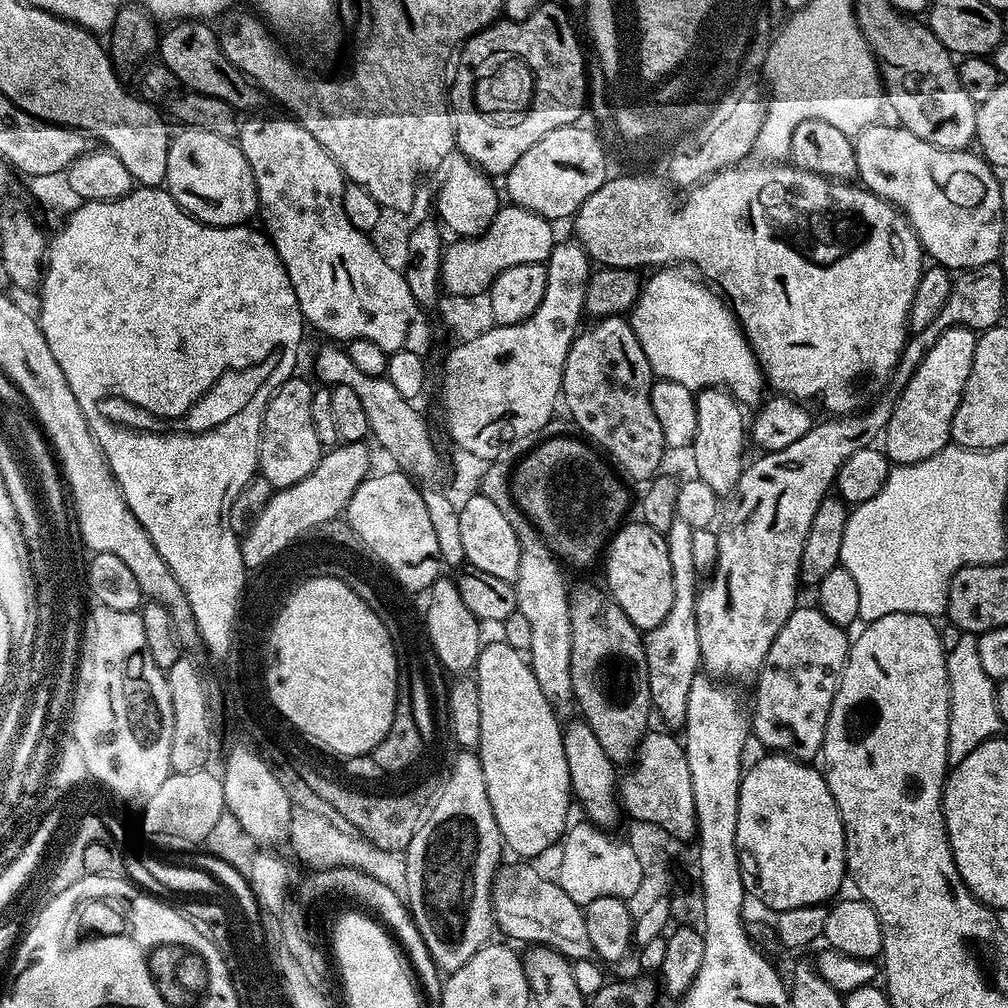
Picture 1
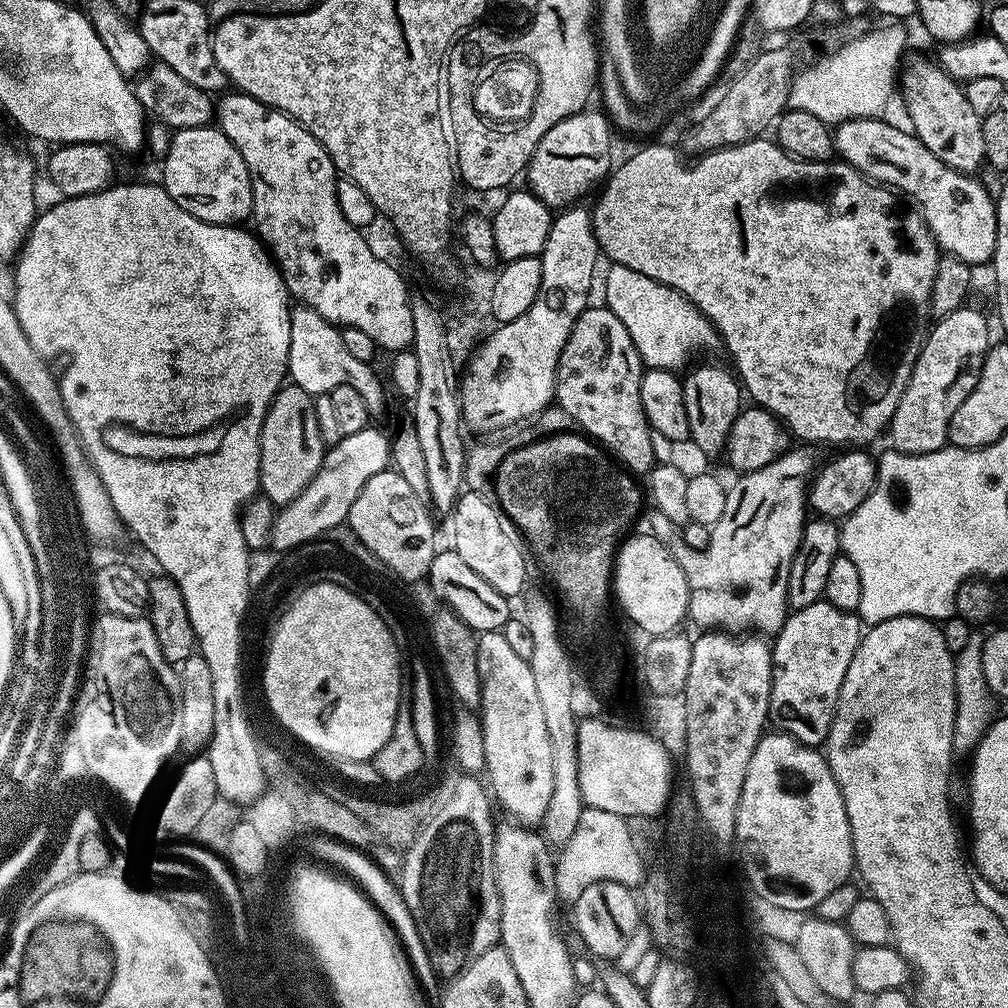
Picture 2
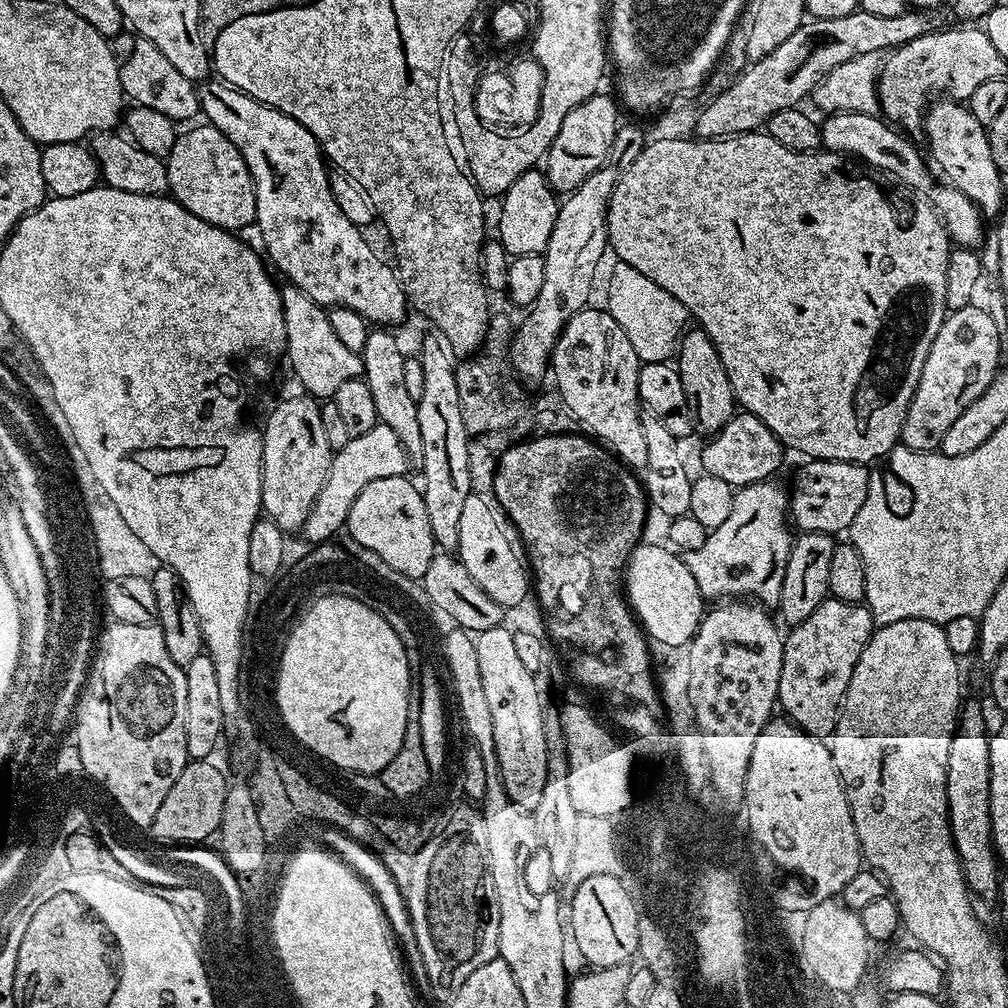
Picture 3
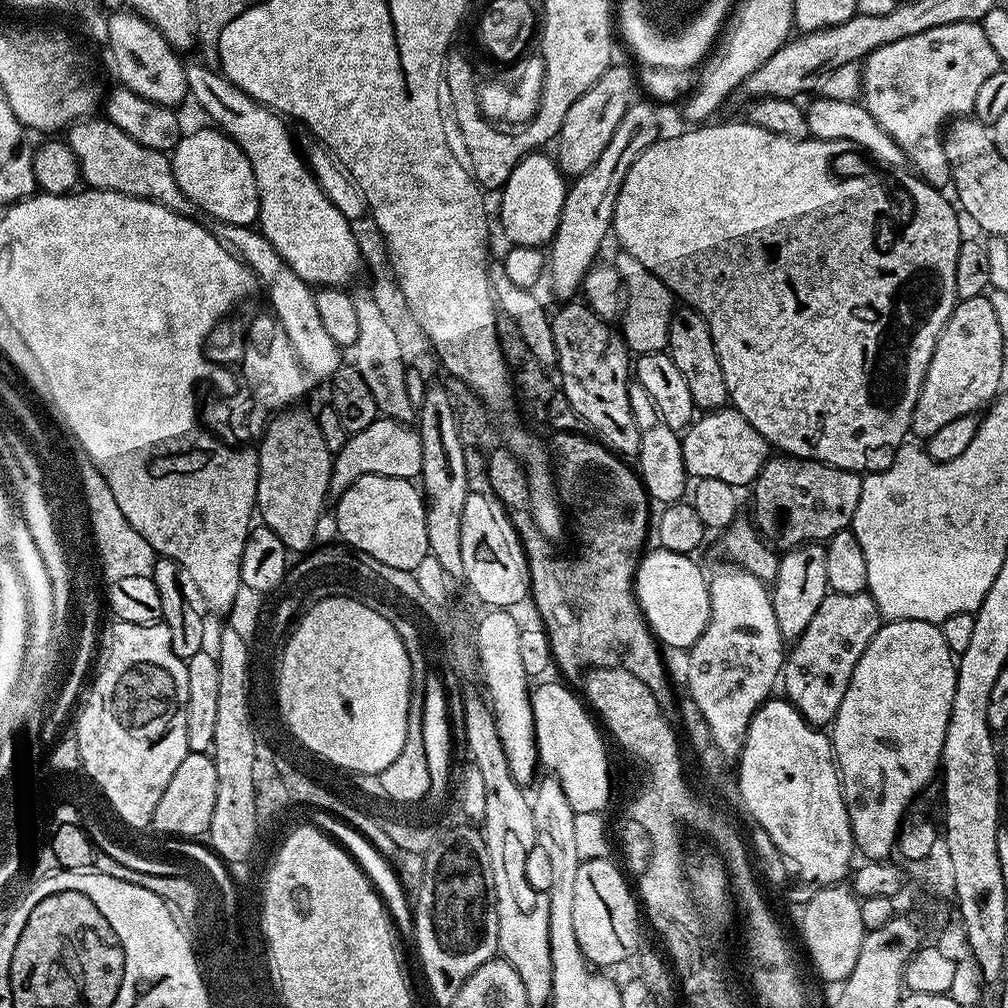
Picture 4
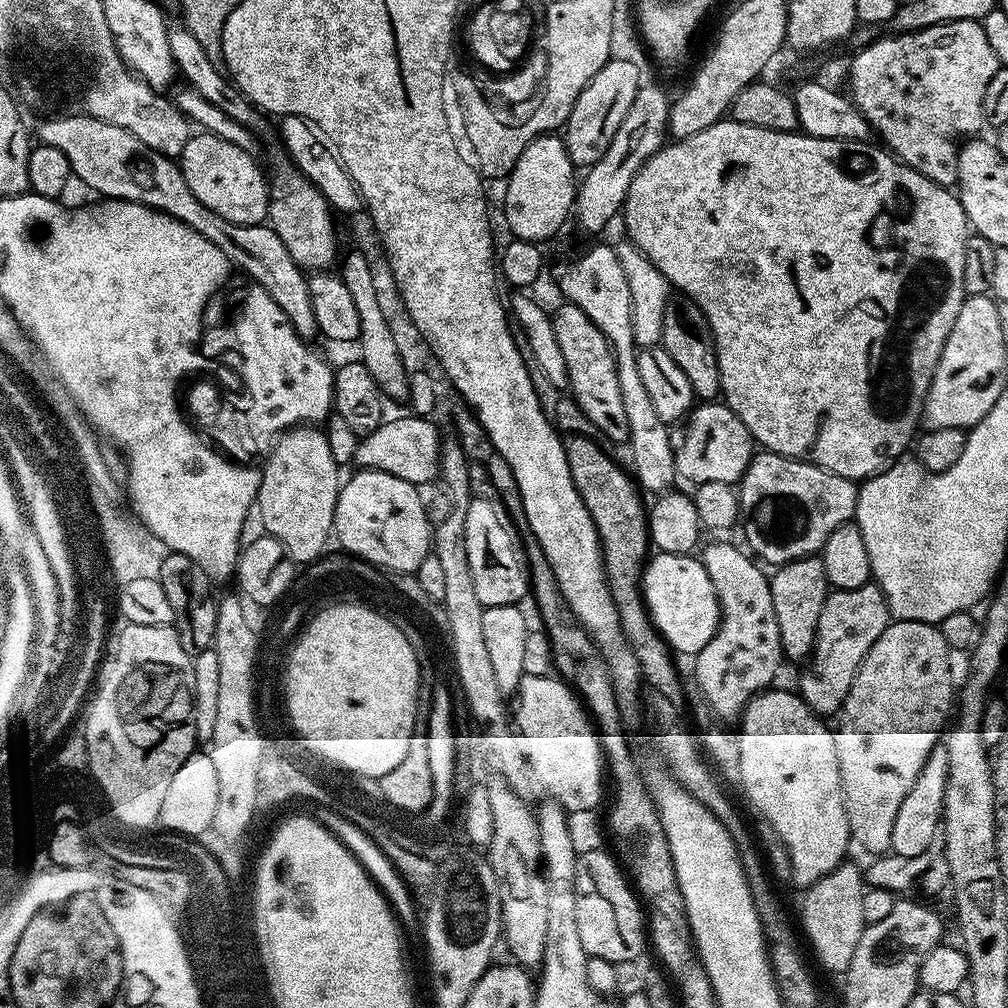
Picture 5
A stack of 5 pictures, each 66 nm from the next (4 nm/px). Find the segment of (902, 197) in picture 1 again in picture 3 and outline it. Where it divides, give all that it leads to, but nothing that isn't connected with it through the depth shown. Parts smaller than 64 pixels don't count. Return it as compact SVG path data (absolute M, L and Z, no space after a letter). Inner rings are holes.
M833 112L825 115L823 119L820 124L820 143L825 149L851 154L873 169L884 174L891 174L901 184L907 184L908 187L917 190L927 190L926 195L936 207L936 212L944 223L944 228L948 231L953 245L976 246L981 243L986 233L986 225L983 224L985 221L982 219L979 206L966 194L951 186L929 190L932 180L928 177L928 168L924 165L919 150L903 136L905 135L903 131L897 130L879 115Z

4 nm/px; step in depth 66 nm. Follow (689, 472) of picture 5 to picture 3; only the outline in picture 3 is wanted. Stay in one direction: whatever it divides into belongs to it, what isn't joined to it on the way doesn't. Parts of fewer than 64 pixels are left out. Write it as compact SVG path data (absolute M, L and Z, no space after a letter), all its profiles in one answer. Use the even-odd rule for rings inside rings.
M740 410L722 426L722 430L711 433L708 445L700 452L700 464L707 475L722 478L732 489L746 487L747 484L758 484L761 480L775 477L780 463L784 460L786 449L780 439L754 414Z

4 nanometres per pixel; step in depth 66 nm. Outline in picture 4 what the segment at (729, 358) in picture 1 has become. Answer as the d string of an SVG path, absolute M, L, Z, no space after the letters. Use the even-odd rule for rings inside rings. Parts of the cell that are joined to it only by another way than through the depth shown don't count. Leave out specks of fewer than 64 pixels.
M622 250L617 251L614 266L620 275L622 292L626 297L626 311L622 316L622 339L625 345L636 354L665 351L668 348L670 322L674 311L672 291L653 272L646 270L646 266L638 262L638 258Z

